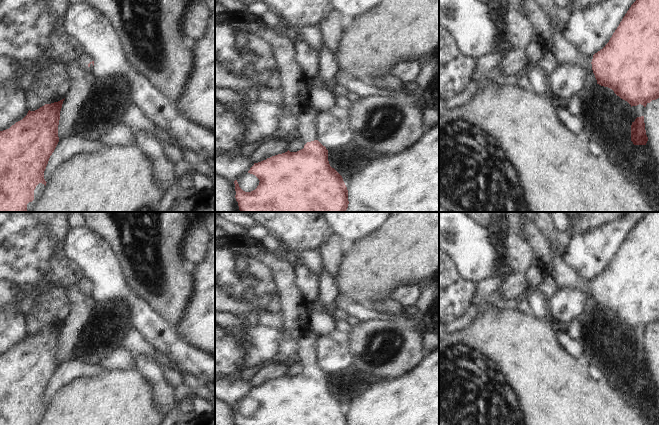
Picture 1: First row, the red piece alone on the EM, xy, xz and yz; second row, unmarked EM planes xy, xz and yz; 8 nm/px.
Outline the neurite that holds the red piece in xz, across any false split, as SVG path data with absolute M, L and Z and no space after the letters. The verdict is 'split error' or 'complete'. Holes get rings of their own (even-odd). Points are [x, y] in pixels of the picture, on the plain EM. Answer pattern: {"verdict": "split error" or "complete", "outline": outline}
{"verdict": "split error", "outline": "M310 330L299 340L300 363L303 365L304 372L297 376L278 378L267 382L250 392L248 397L255 399L259 403L259 409L251 416L243 415L237 406L234 405L236 415L236 425L348 425L348 414L342 400L330 390L328 385L328 374L317 364L316 345L319 335Z"}

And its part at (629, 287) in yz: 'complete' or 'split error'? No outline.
split error

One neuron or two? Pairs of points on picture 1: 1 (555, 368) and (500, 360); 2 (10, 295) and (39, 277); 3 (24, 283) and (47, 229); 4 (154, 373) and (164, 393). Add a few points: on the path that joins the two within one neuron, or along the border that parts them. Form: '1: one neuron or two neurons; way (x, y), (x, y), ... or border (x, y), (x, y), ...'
1: one neuron; way (541, 368), (514, 368)
2: one neuron; way (17, 288), (28, 277), (32, 277)
3: one neuron; way (28, 270), (29, 247), (34, 242)
4: one neuron; way (156, 378), (162, 388)

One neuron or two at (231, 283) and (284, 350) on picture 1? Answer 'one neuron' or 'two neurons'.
one neuron

